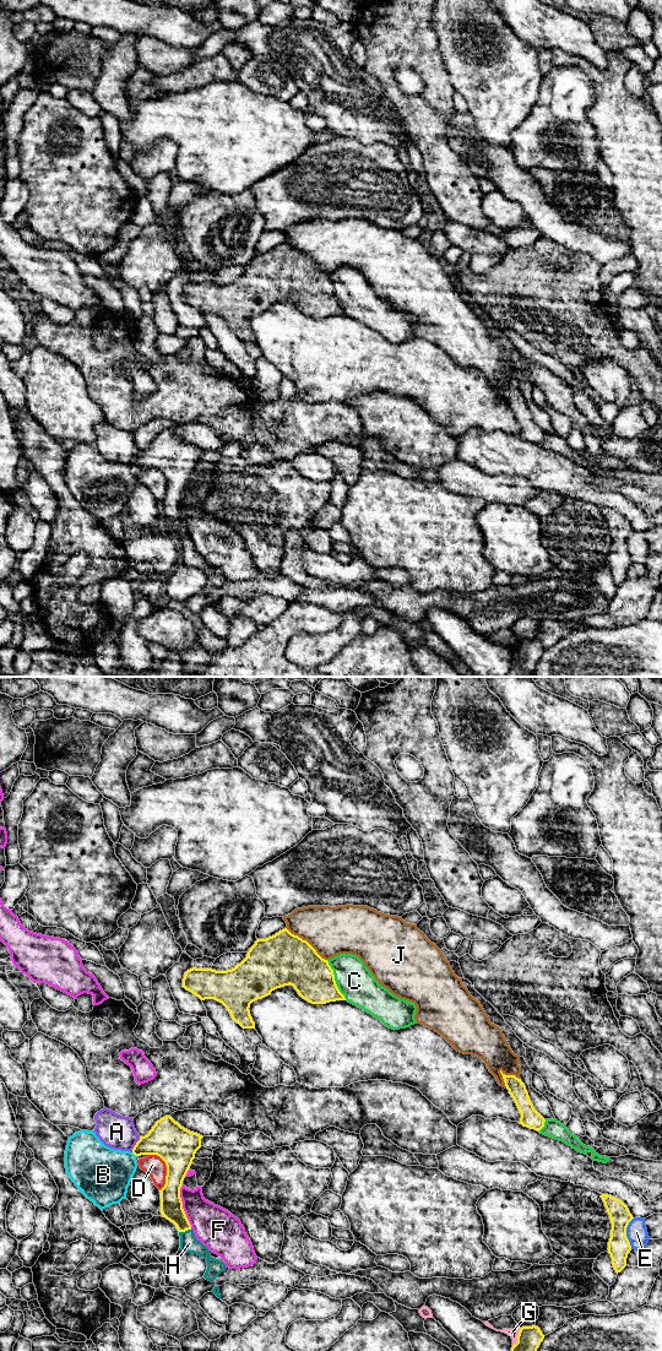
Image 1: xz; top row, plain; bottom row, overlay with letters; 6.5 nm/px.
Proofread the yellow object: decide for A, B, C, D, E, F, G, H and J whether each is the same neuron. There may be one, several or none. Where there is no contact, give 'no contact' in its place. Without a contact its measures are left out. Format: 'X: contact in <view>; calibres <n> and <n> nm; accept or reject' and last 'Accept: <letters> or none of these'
A: contact in xz; calibres 260 and 220 nm; reject
B: contact in xz; calibres 260 and 360 nm; reject
C: contact in xz; calibres 280 and 240 nm; reject
D: contact in xz; calibres 260 and 140 nm; reject
E: contact in xz; calibres 150 and 140 nm; reject
F: contact in xz; calibres 140 and 280 nm; reject
G: contact in xz; calibres 160 and 50 nm; reject
H: contact in xz; calibres 140 and 120 nm; accept
J: contact in xz; calibres 340 and 320 nm; reject
Accept: H

